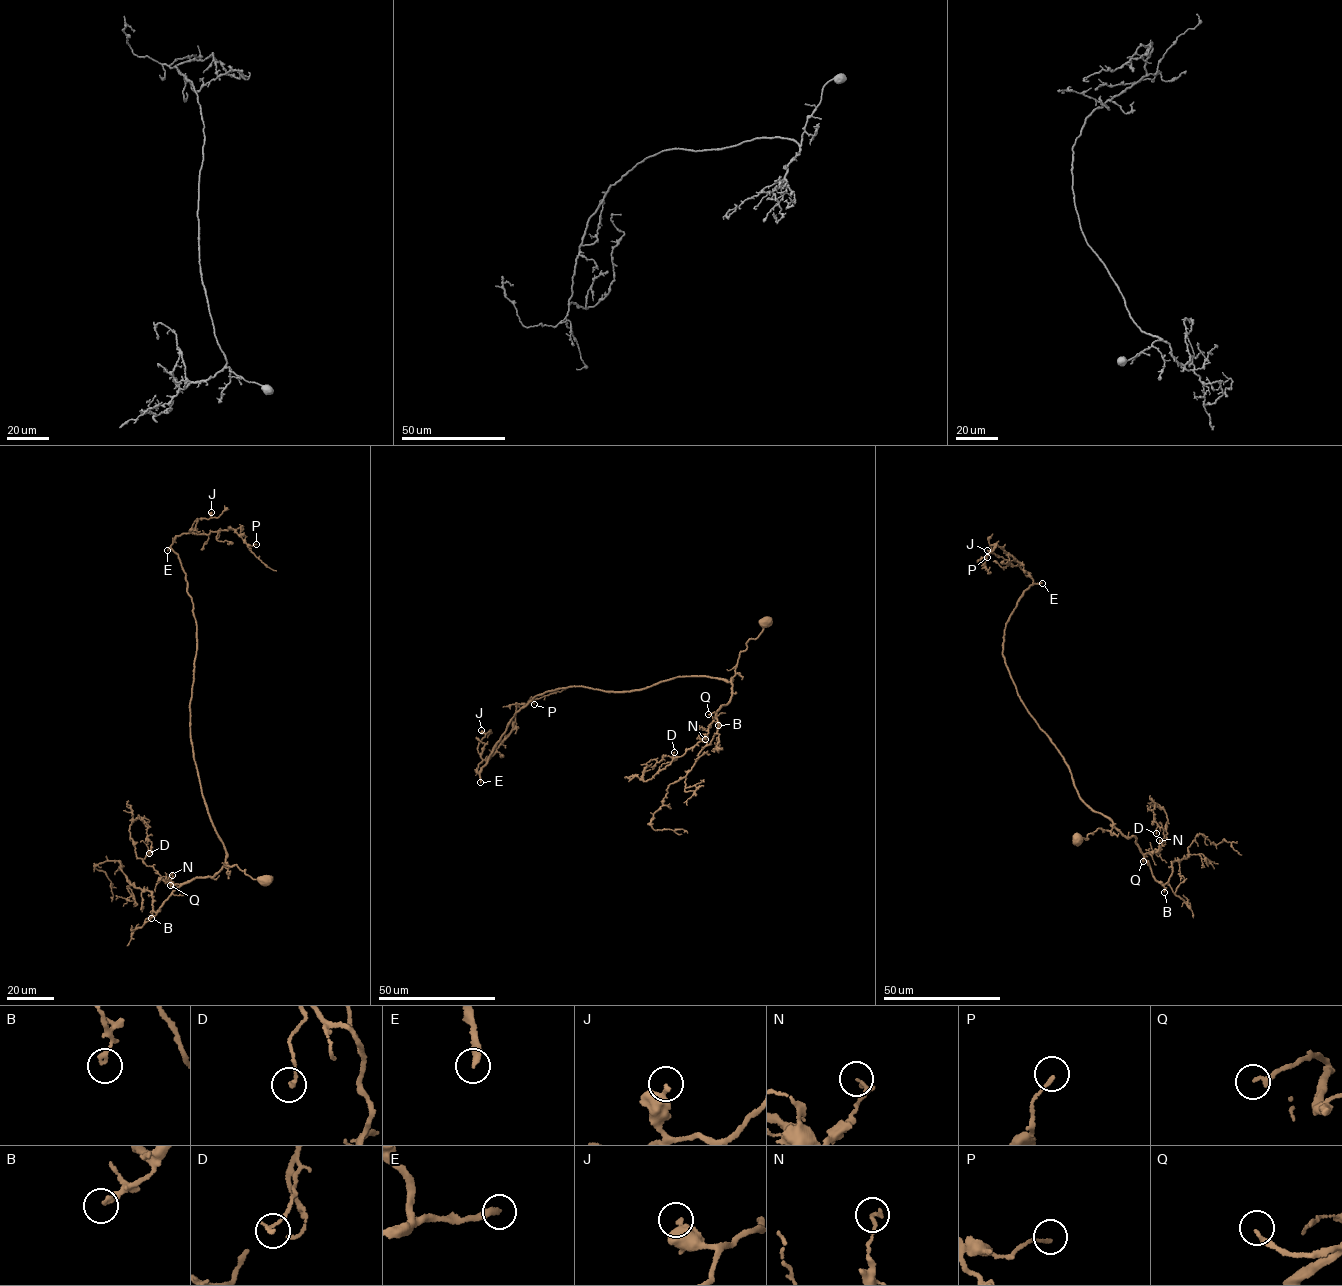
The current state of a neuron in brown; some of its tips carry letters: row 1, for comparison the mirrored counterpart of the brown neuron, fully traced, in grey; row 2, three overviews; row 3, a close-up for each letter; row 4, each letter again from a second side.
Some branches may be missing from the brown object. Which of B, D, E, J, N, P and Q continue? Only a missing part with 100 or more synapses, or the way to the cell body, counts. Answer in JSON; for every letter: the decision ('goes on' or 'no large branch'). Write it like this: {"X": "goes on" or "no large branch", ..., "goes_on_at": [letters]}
{"B": "no large branch", "D": "no large branch", "E": "goes on", "J": "no large branch", "N": "no large branch", "P": "no large branch", "Q": "no large branch", "goes_on_at": ["E"]}

